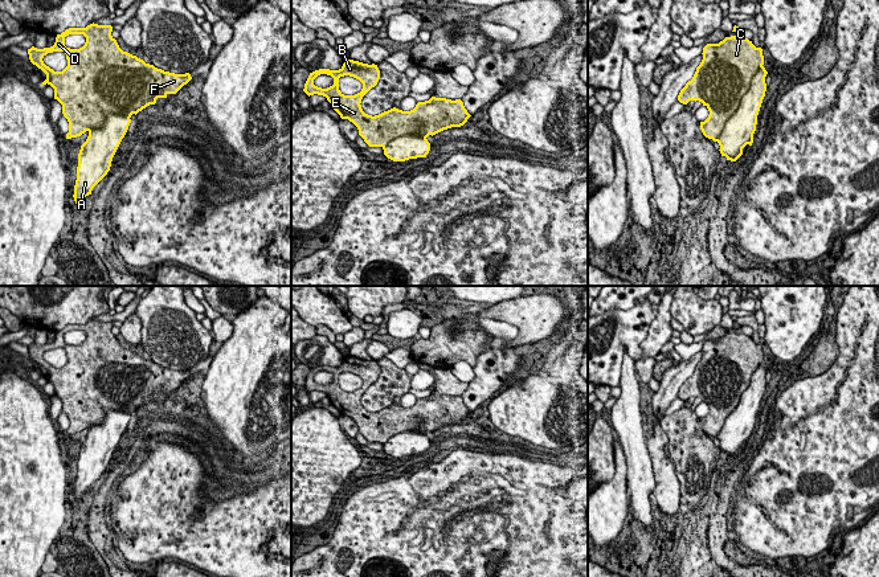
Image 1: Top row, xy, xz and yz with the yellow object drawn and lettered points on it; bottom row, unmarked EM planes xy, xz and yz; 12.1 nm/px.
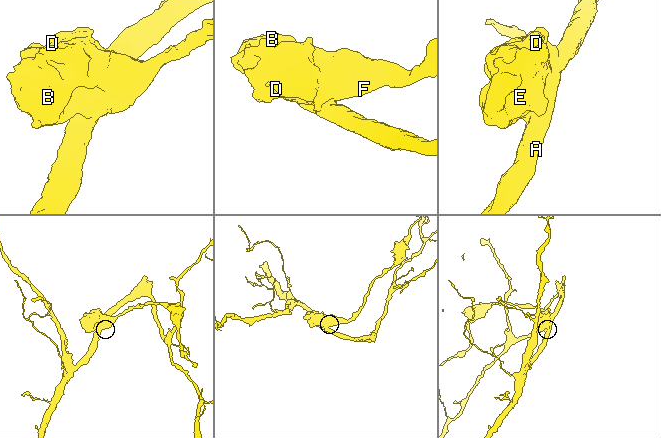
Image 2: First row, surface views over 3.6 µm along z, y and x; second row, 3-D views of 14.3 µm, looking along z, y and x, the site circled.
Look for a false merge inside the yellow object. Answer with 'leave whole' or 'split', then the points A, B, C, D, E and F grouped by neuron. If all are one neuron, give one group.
split; A / B C D E F

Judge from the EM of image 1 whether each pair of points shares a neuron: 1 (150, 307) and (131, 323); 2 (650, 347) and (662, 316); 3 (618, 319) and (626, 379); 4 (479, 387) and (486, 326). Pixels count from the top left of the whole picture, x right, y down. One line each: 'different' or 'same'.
1: different
2: same
3: different
4: same

